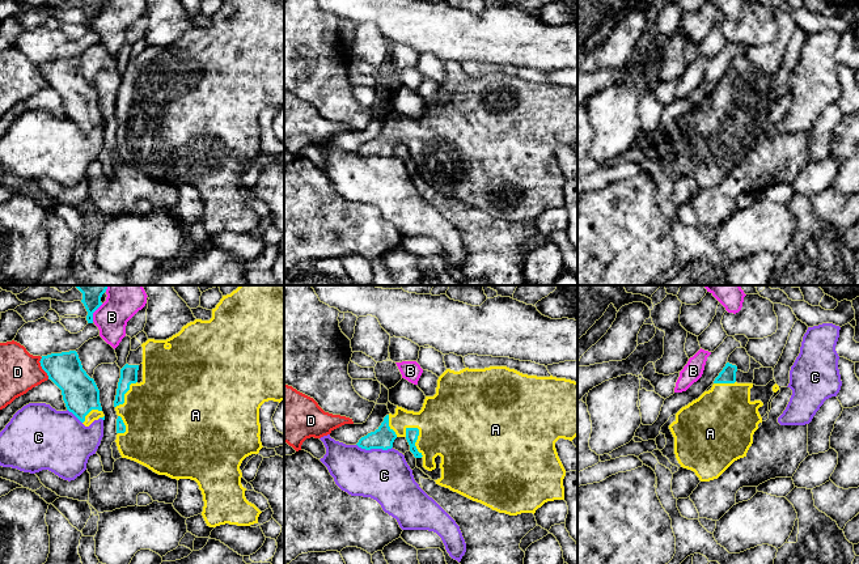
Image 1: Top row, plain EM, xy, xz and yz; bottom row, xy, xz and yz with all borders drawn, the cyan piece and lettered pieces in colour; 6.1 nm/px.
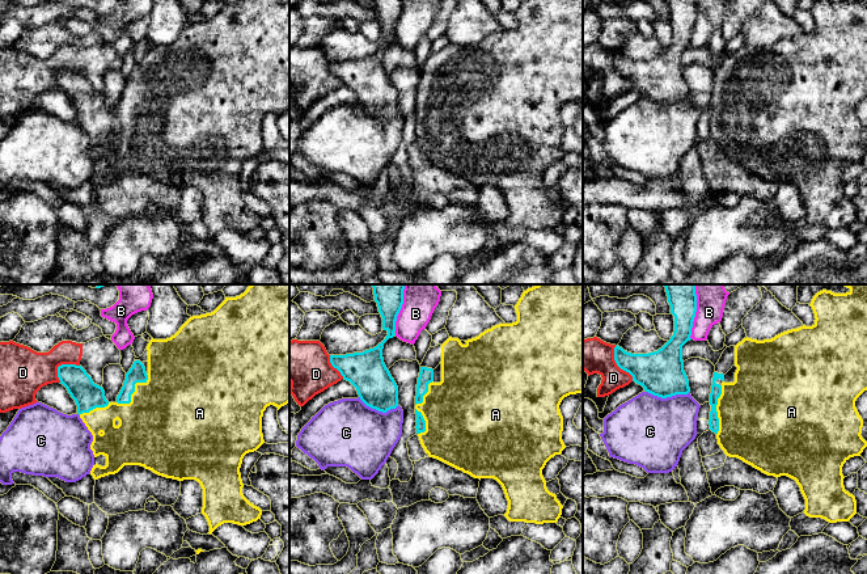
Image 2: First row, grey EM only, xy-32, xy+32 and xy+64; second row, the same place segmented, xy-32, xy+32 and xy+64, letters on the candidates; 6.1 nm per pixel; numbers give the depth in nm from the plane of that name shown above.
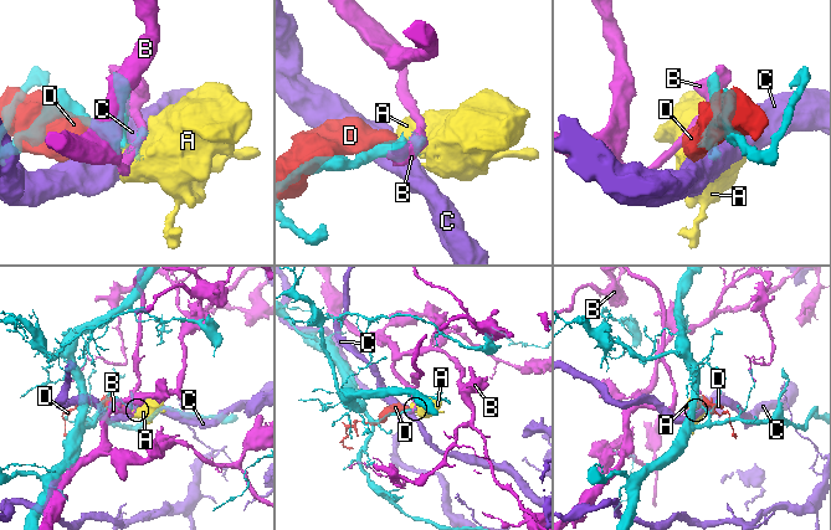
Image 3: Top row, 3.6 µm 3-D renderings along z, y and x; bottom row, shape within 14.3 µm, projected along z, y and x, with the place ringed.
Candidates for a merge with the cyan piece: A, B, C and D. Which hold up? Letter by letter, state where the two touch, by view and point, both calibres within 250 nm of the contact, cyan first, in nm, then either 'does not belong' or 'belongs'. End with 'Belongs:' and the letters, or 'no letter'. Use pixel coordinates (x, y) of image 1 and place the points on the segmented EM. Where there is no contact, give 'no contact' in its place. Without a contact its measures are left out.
A: contact xz (417, 437); calibres 80 and 440 nm; belongs
B: contact xy (93, 312); calibres 160 and 240 nm; does not belong
C: contact xz (375, 448); calibres 130 and 320 nm; does not belong
D: contact xy (42, 368); calibres 220 and 240 nm; does not belong
Belongs: A

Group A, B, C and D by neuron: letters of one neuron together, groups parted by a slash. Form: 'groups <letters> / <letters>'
groups A / B / C / D

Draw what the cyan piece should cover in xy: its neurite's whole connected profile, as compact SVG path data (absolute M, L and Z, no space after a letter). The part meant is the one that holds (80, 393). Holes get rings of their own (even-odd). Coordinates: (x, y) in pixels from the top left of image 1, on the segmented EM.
M76 351L42 356L41 366L60 390L63 400L85 427L94 420L105 420L100 403L100 390L82 369Z

